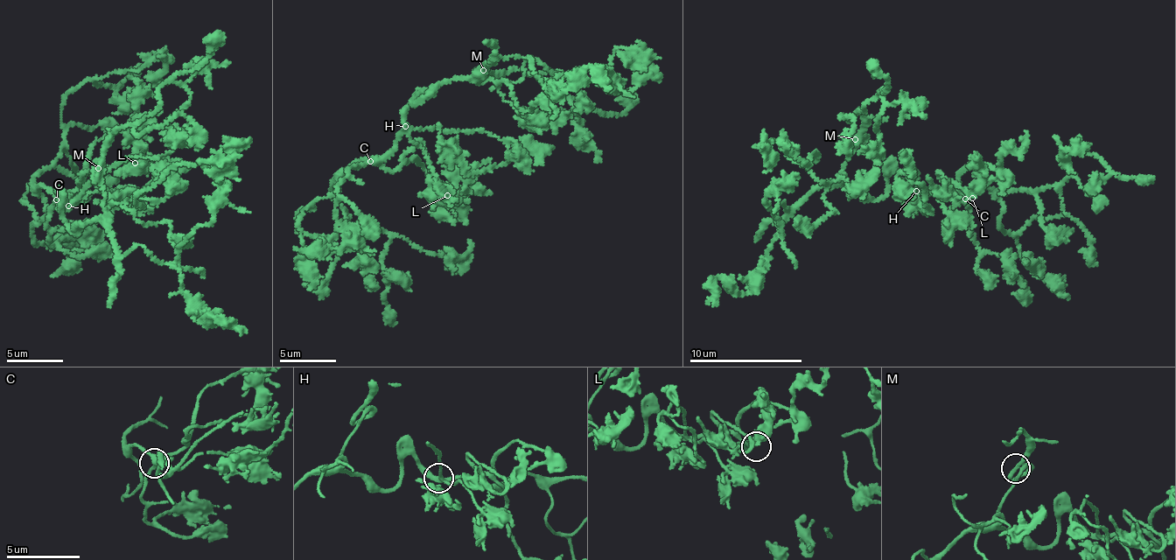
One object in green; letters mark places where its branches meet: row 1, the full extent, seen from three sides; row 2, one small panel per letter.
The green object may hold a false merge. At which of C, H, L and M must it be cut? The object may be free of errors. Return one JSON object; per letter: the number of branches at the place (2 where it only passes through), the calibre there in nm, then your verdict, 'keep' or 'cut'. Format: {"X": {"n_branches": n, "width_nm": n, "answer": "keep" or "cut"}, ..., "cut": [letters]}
{"C": {"n_branches": 4, "width_nm": 360, "answer": "keep"}, "H": {"n_branches": 4, "width_nm": 280, "answer": "keep"}, "L": {"n_branches": 4, "width_nm": 300, "answer": "keep"}, "M": {"n_branches": 4, "width_nm": 220, "answer": "keep"}, "cut": []}

